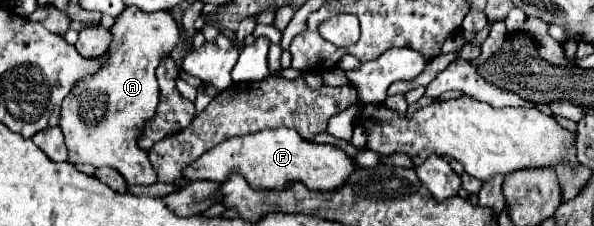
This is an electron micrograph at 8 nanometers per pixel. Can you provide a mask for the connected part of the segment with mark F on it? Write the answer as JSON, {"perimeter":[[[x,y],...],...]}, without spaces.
{"perimeter":[[[278,128],[278,130],[264,130],[258,134],[246,134],[246,138],[230,138],[212,150],[208,150],[194,166],[184,170],[188,180],[212,180],[224,182],[232,172],[244,174],[254,188],[266,190],[282,190],[288,182],[302,182],[308,190],[322,190],[332,192],[342,188],[348,182],[348,176],[358,172],[354,158],[346,154],[342,148],[332,144],[316,144],[302,140],[296,130]]]}

